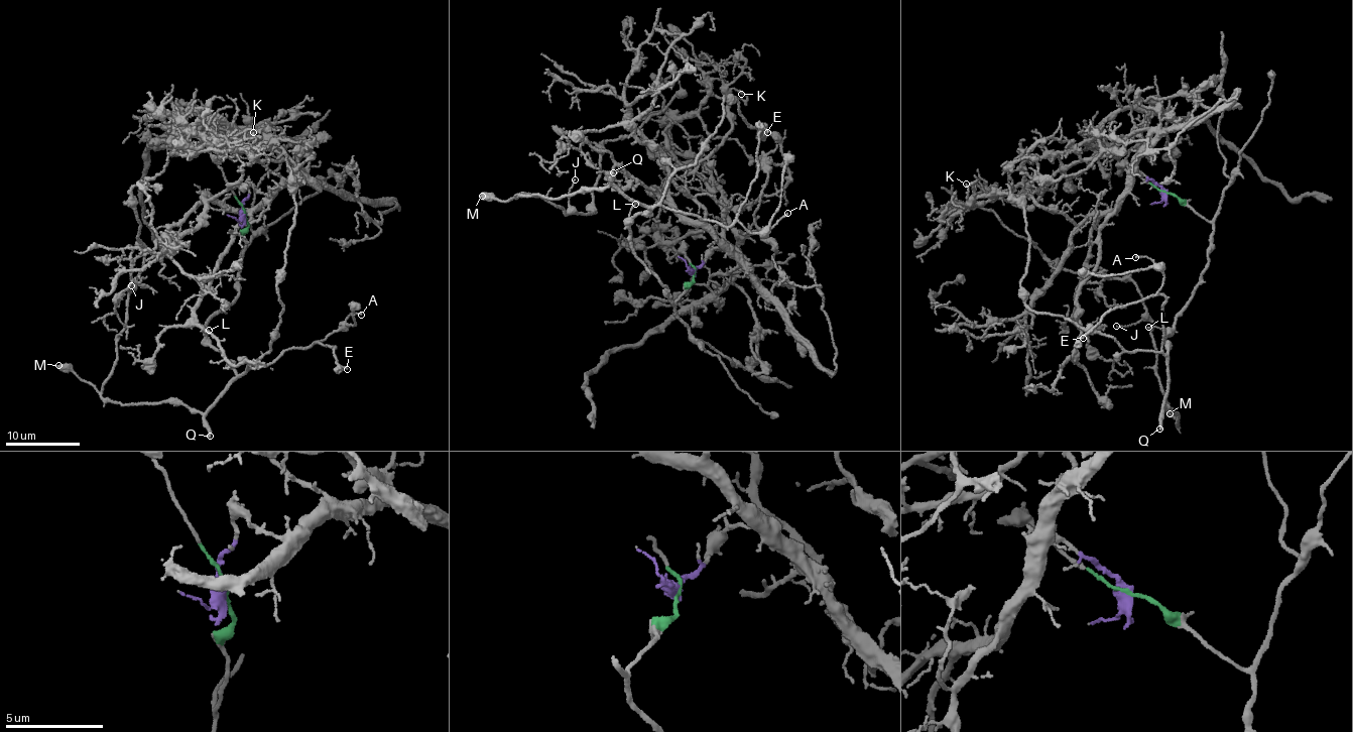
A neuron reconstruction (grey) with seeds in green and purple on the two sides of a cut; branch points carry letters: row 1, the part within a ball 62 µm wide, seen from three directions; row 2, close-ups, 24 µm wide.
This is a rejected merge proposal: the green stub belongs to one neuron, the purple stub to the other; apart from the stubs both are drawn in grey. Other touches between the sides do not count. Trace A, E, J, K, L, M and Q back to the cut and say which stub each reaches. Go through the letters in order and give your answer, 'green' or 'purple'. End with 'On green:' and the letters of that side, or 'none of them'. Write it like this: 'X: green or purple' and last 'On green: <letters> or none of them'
A: green
E: green
J: green
K: purple
L: green
M: green
Q: green
On green: A, E, J, L, M, Q

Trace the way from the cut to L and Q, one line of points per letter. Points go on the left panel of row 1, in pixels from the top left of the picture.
L: (244, 215), (248, 224), (240, 264), (239, 296), (209, 319), (205, 339), (204, 329), (208, 330)
Q: (244, 215), (248, 224), (239, 296), (209, 319), (205, 329), (206, 341), (236, 375), (207, 411), (210, 436)

